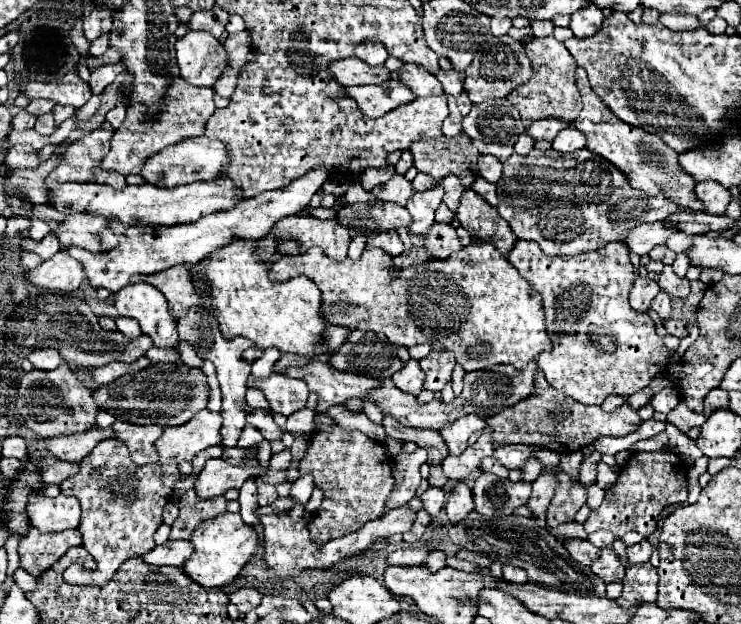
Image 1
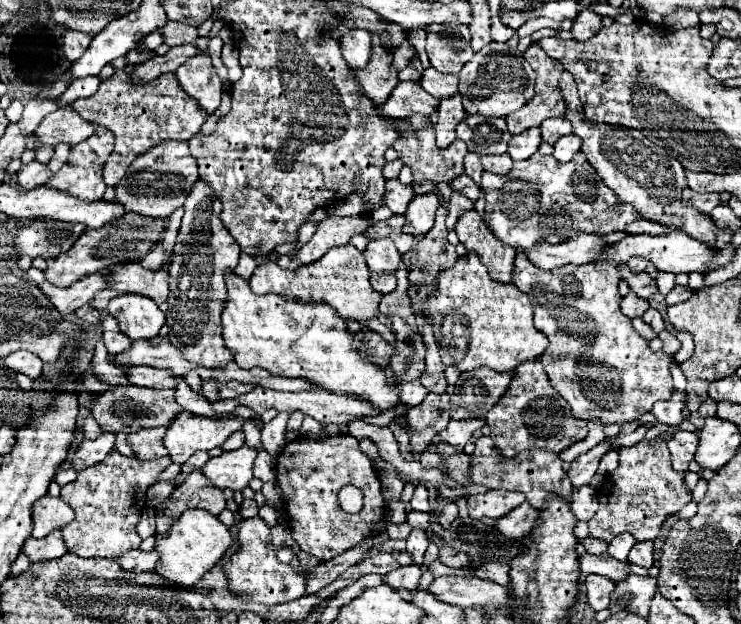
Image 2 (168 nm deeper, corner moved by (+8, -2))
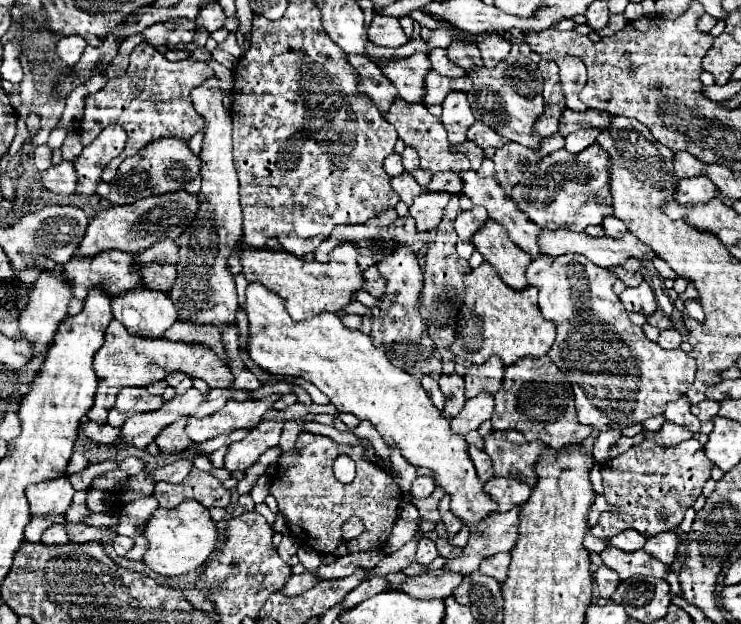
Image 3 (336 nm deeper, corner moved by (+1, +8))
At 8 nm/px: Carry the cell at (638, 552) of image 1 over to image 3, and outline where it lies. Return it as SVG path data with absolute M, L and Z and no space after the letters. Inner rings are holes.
M663 532L661 536L651 536L643 548L663 564L673 564L677 558L679 544L681 544L681 536L677 532Z

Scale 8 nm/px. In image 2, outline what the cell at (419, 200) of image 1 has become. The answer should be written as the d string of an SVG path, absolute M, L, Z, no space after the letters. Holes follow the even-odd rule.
M434 192L414 196L406 210L406 224L402 230L408 234L426 234L434 224L436 210L438 210L438 196Z

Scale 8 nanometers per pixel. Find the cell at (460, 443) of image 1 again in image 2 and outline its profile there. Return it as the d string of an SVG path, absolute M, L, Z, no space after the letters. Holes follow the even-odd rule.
M472 418L472 420L450 420L448 428L442 430L438 434L438 440L448 442L450 446L454 446L456 450L464 450L466 442L470 440L470 436L474 434L474 430L480 430L486 424L484 418Z

